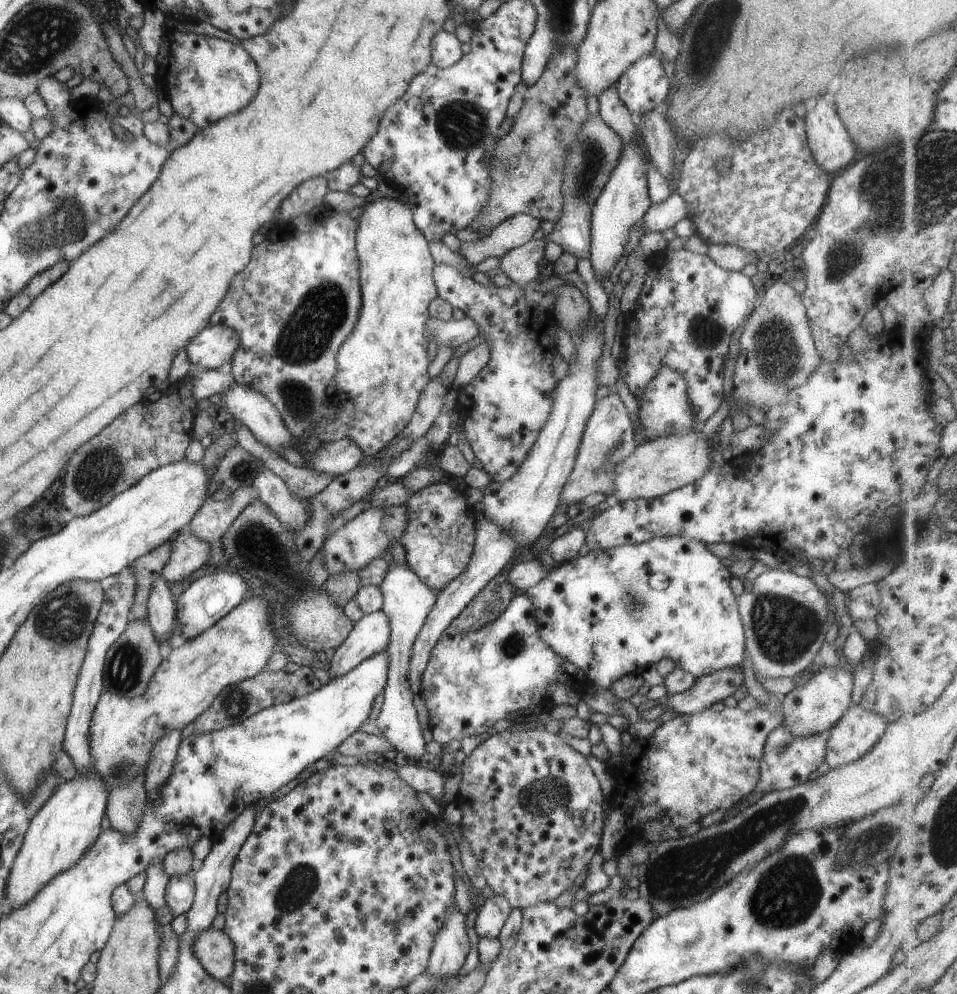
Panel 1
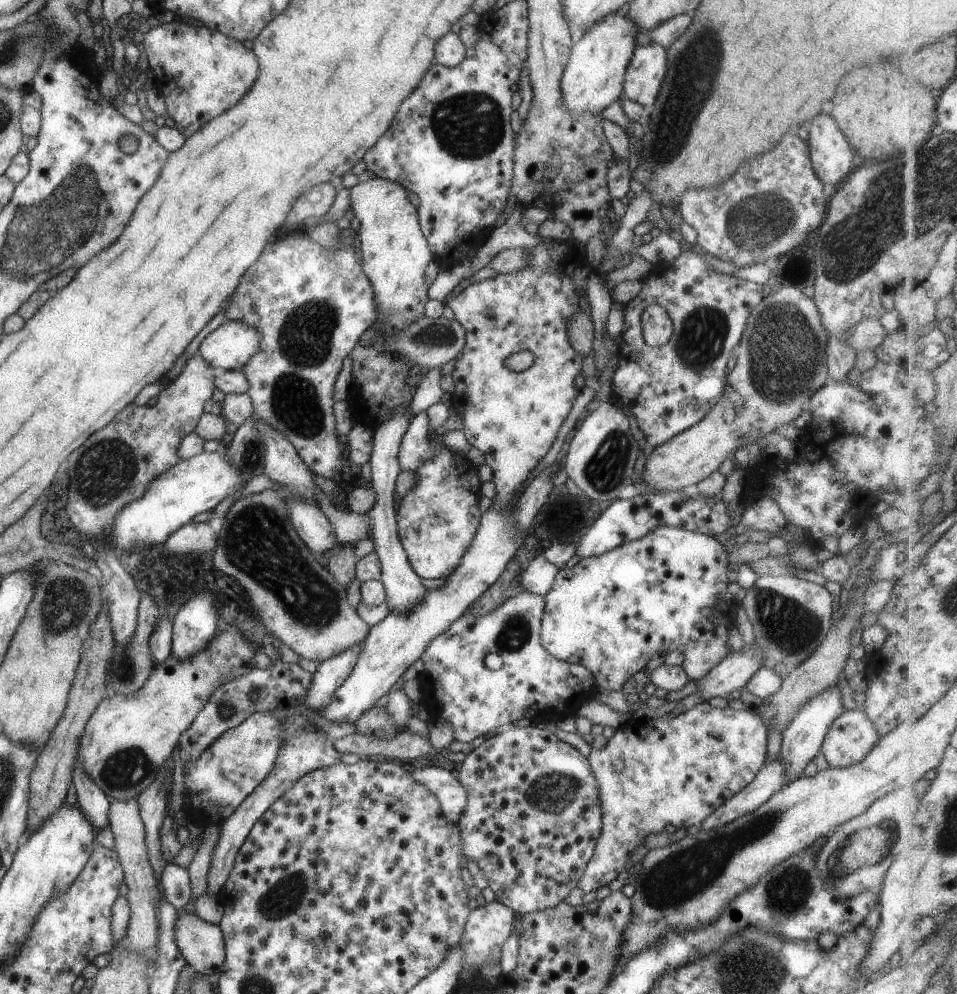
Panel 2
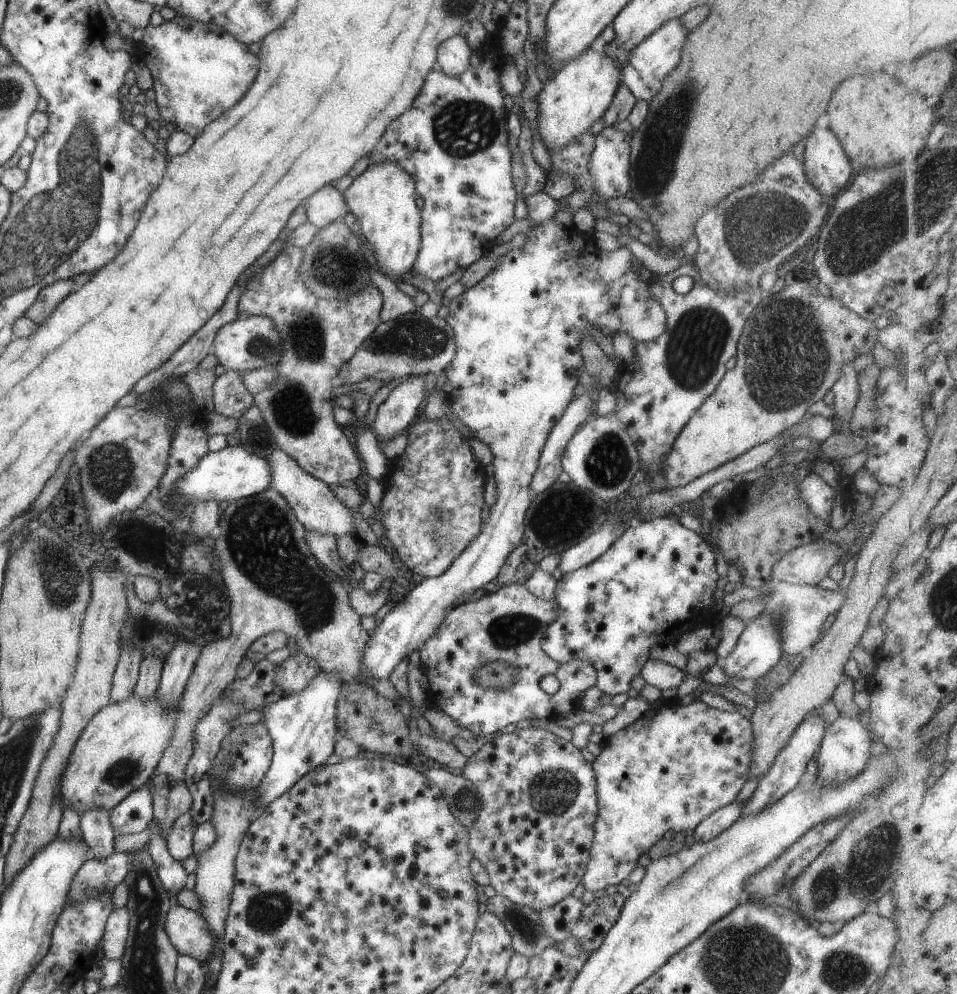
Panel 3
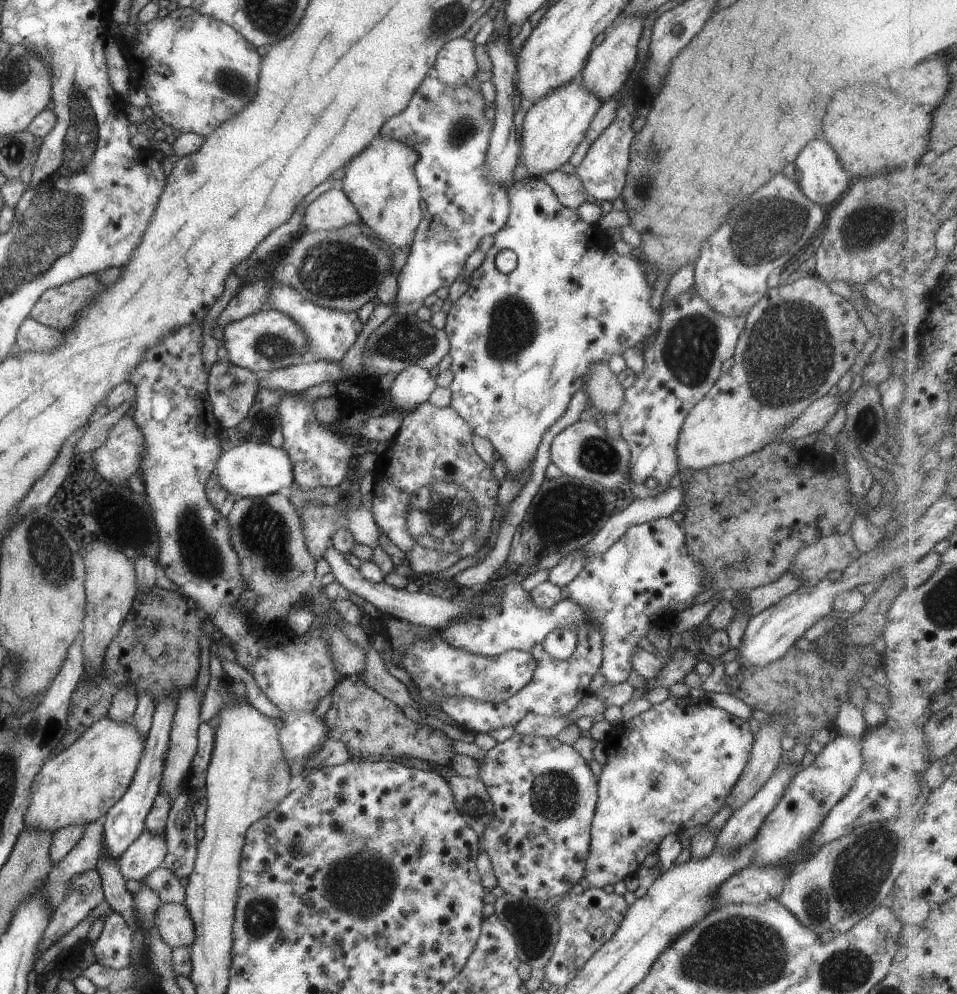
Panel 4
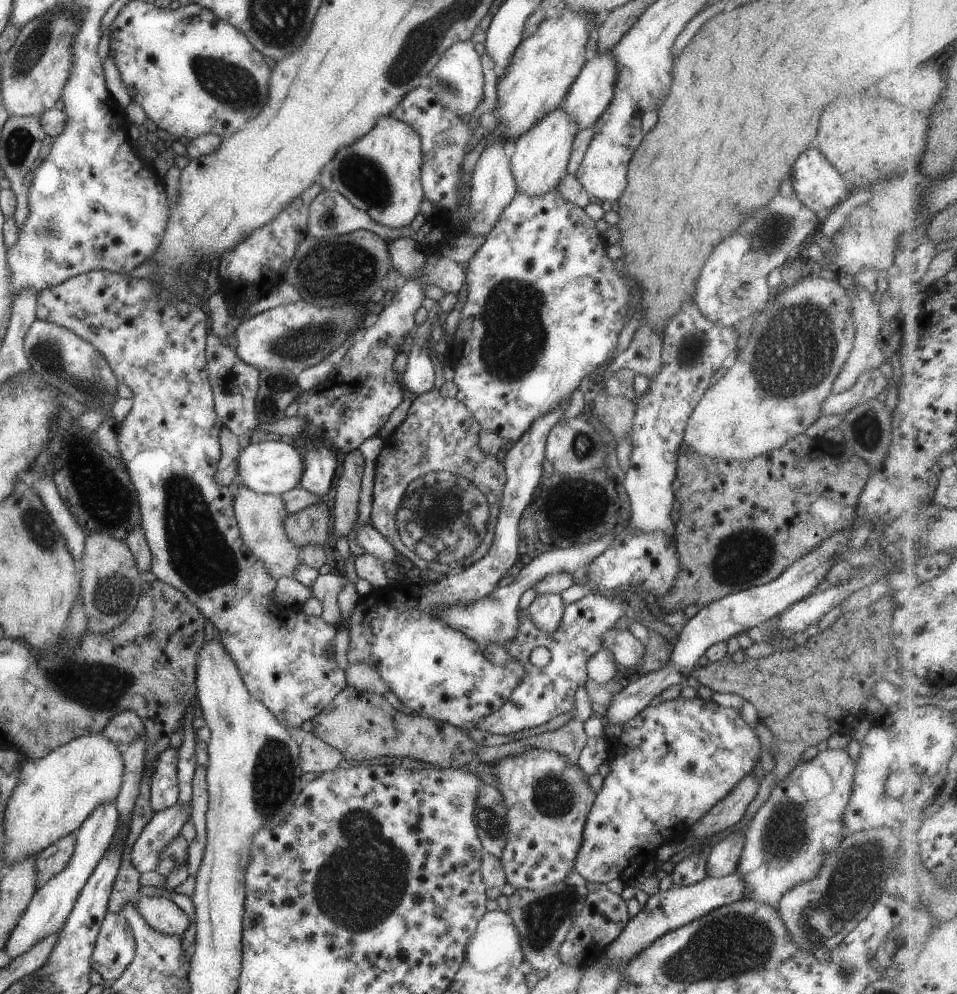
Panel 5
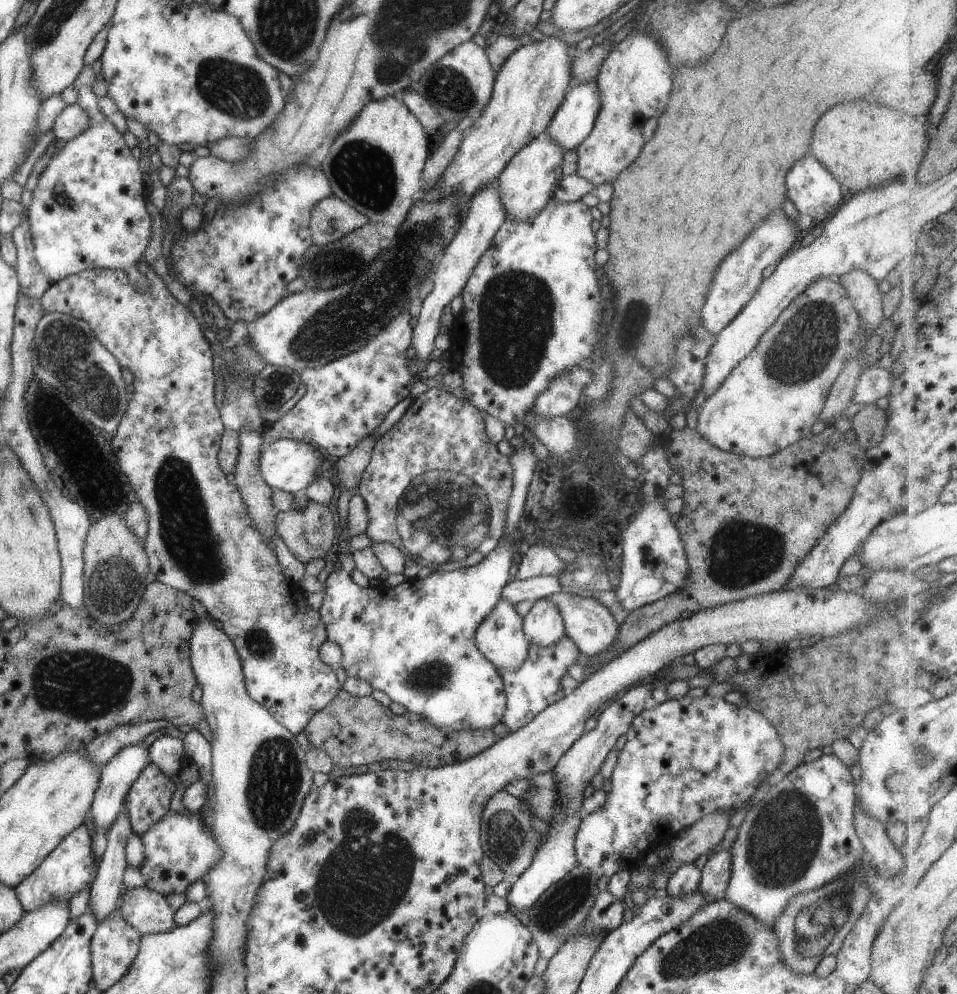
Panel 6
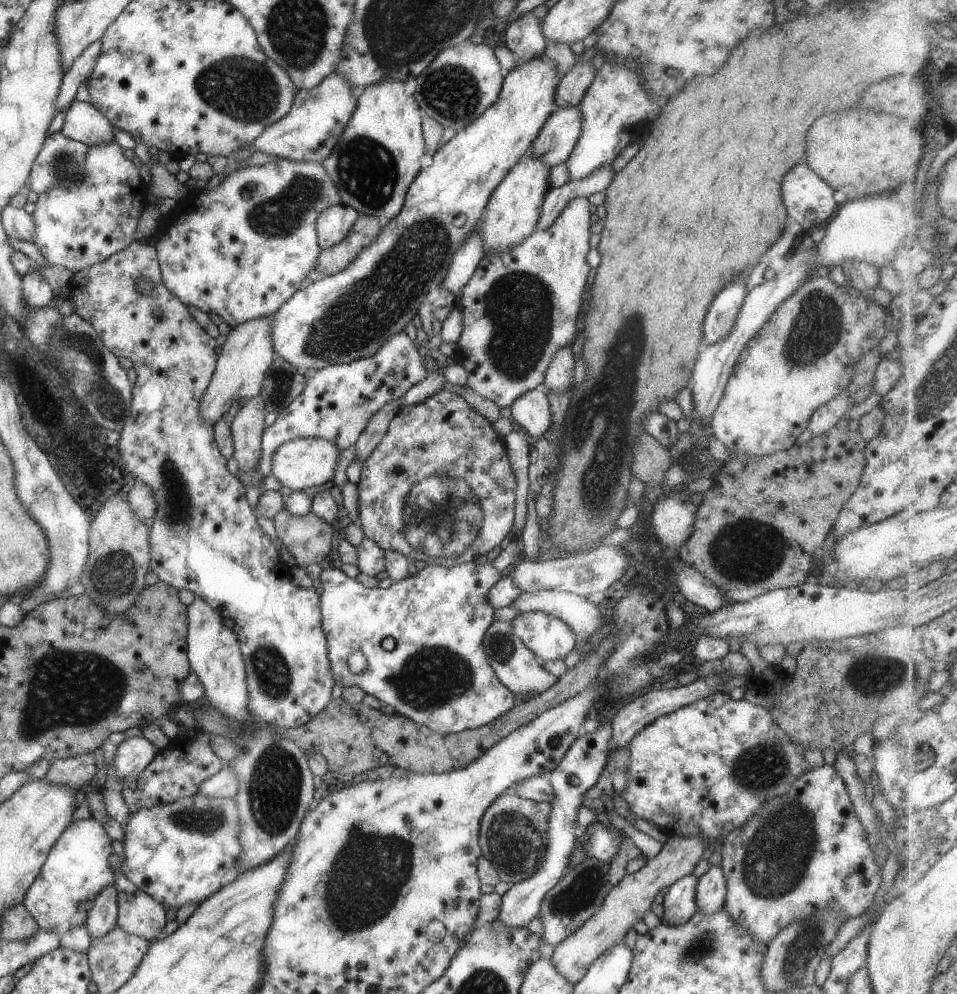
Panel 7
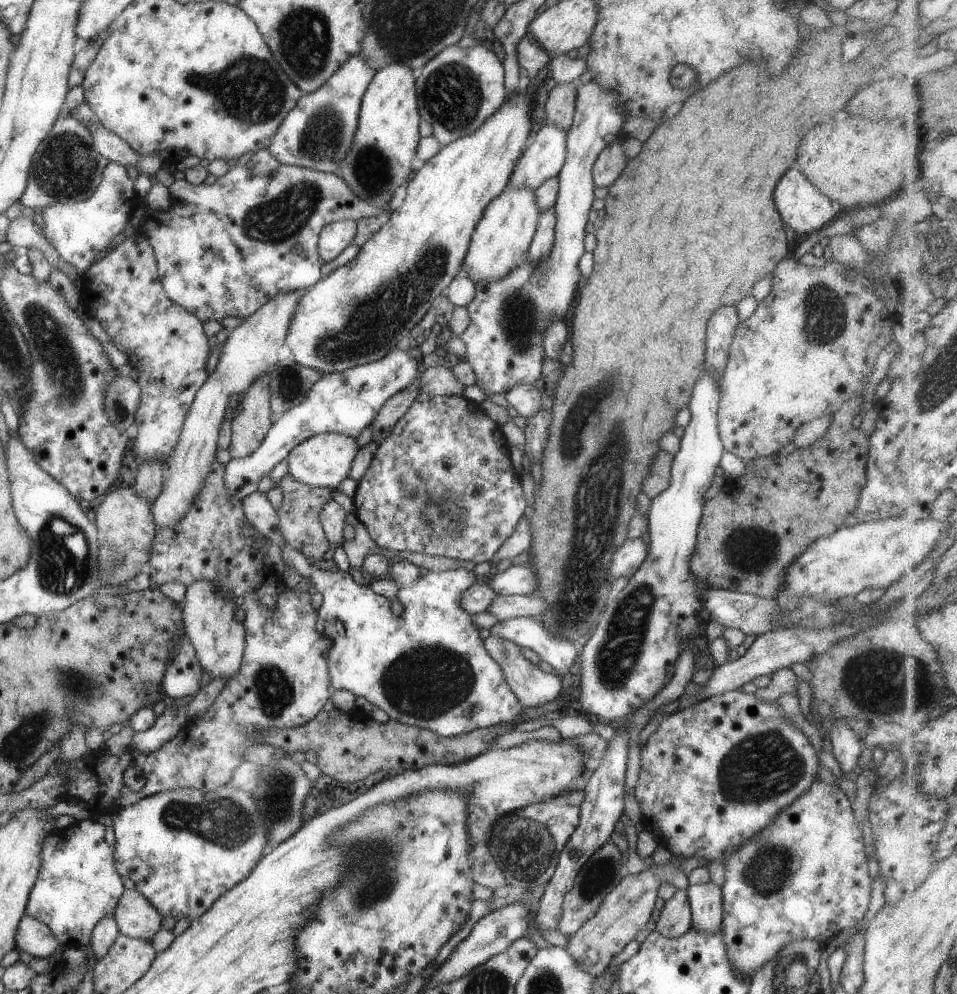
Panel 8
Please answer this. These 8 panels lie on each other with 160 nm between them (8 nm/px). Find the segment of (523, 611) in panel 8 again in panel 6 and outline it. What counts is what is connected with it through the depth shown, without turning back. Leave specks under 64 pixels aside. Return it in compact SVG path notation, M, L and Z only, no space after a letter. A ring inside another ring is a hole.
M557 592L547 598L547 602L551 602L553 606L559 610L566 636L575 642L575 647L579 653L592 657L601 654L607 648L613 648L615 638L619 634L619 625L609 613L605 606L602 606L596 598L582 598L568 592Z

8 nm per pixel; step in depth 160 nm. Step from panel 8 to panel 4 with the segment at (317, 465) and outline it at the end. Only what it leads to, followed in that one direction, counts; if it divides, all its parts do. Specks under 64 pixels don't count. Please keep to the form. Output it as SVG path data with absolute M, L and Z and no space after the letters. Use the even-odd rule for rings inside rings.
M250 441L229 449L224 447L214 464L213 473L221 488L237 497L264 497L277 492L286 492L294 482L292 464L283 447L275 448L266 443Z

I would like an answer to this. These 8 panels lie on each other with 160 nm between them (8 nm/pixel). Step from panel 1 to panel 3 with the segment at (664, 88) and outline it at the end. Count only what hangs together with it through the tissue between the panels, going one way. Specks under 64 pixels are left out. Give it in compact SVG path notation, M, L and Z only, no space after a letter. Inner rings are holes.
M675 17L661 23L661 26L632 48L620 70L620 82L637 100L641 99L649 103L655 96L662 85L662 80L679 64L682 46L688 32L679 17Z

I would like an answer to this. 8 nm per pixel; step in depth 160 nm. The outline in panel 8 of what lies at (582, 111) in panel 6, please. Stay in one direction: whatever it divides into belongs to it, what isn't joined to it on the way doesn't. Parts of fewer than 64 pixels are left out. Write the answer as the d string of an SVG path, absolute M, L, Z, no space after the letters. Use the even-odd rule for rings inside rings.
M553 124L539 128L515 162L506 187L535 190L545 180L557 176L564 162L566 134Z

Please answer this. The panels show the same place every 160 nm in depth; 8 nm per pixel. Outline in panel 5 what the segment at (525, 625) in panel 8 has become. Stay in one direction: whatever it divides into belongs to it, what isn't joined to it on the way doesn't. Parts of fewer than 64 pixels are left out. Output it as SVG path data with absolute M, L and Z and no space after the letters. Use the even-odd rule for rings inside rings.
M557 593L535 595L525 612L541 632L551 633L558 626L564 613L565 603Z

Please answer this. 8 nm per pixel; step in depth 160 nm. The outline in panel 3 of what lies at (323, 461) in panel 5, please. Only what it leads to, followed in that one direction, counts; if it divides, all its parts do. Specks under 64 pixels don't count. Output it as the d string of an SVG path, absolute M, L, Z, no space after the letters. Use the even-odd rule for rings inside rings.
M283 247L278 255L272 260L269 261L263 268L259 268L258 271L254 272L254 275L246 281L244 291L241 293L241 296L238 300L238 305L236 309L238 310L239 316L242 316L242 312L248 312L249 315L261 315L266 316L272 320L272 323L277 329L279 338L280 338L280 347L282 352L280 354L279 360L276 362L273 368L276 370L276 379L272 381L271 385L268 385L266 389L263 389L261 392L252 395L253 403L256 404L256 407L260 410L262 417L264 418L265 424L268 426L271 434L273 435L276 448L287 453L287 456L290 456L298 465L301 470L304 470L306 473L309 473L309 476L324 482L327 486L329 484L341 484L345 480L354 479L356 476L359 476L361 472L361 464L359 464L358 456L355 454L355 448L351 447L349 440L341 432L341 427L333 421L333 411L331 406L331 400L333 398L331 394L331 384L333 376L338 371L339 367L342 367L343 364L353 356L353 353L357 350L357 347L373 332L373 329L380 323L379 313L382 307L382 294L371 284L367 285L364 289L361 289L358 293L349 295L346 299L337 300L337 299L320 299L319 297L313 296L309 293L304 282L301 280L298 268L300 267L300 262L302 261L302 250L295 247Z

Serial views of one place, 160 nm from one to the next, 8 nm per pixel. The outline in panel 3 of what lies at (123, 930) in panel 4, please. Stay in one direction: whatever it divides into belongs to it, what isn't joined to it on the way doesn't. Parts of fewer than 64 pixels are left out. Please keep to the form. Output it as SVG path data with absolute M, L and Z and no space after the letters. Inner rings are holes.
M125 907L113 909L104 924L101 948L104 957L109 960L119 959L124 951L128 935L128 912Z

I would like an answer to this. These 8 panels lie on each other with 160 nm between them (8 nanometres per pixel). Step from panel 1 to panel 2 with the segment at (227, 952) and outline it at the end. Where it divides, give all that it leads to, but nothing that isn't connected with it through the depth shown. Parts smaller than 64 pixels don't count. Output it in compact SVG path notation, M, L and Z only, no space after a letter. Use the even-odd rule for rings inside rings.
M179 911L174 924L174 941L195 973L221 972L225 951L218 925L201 920L195 913Z

